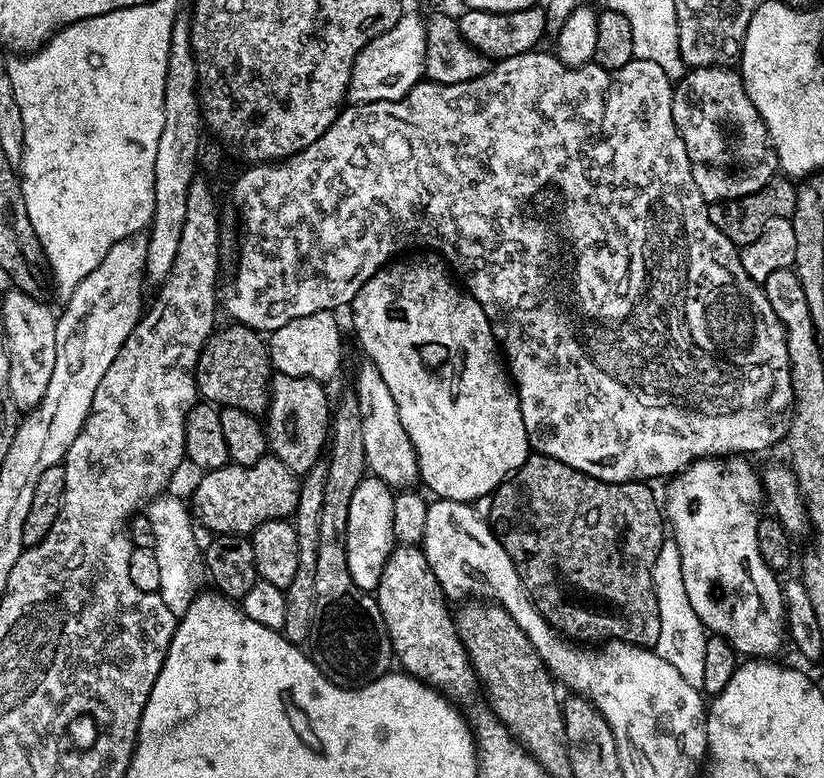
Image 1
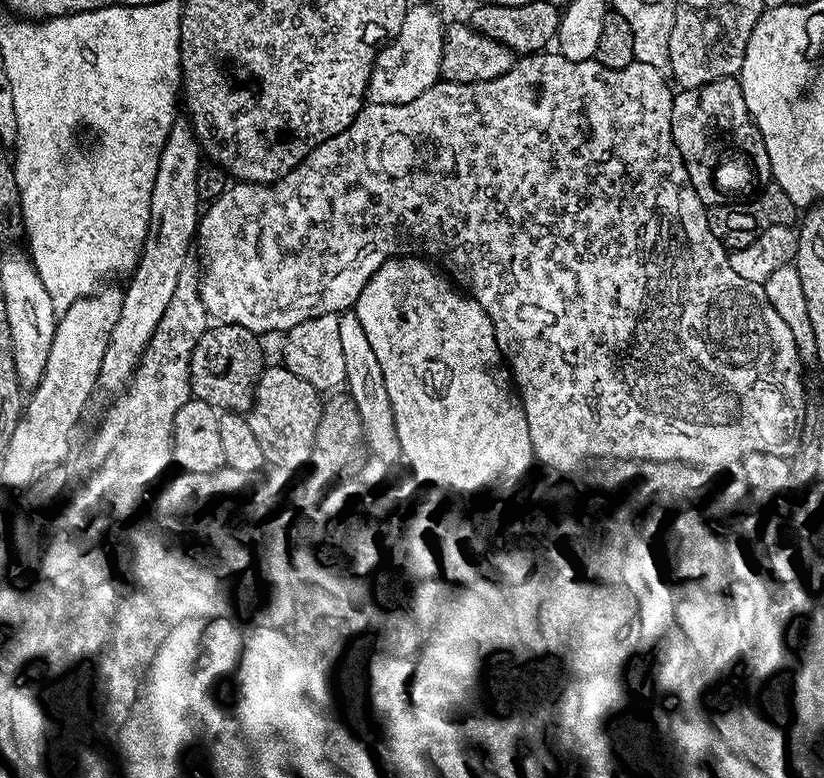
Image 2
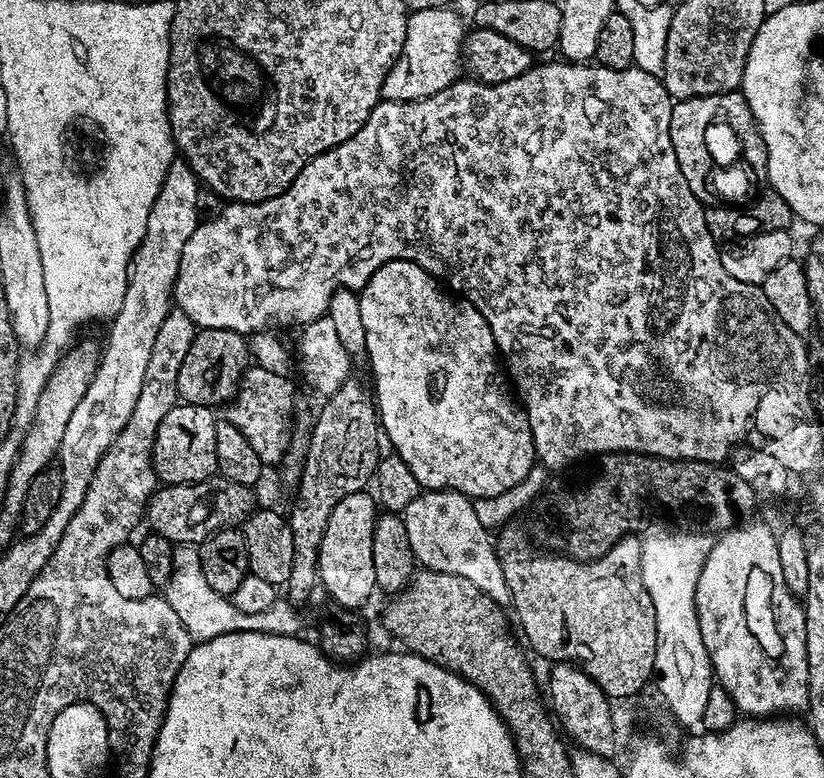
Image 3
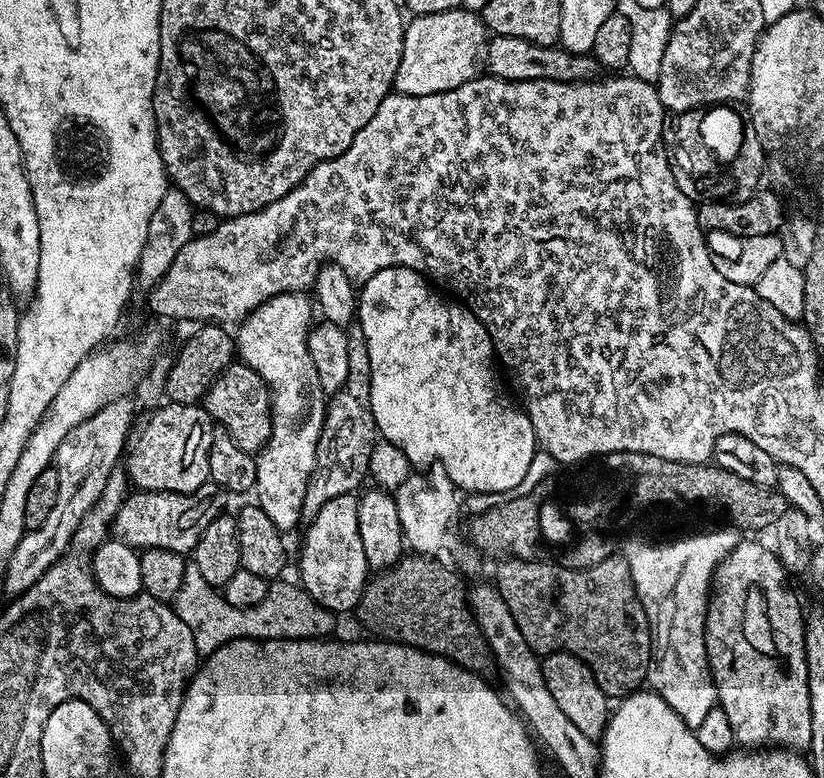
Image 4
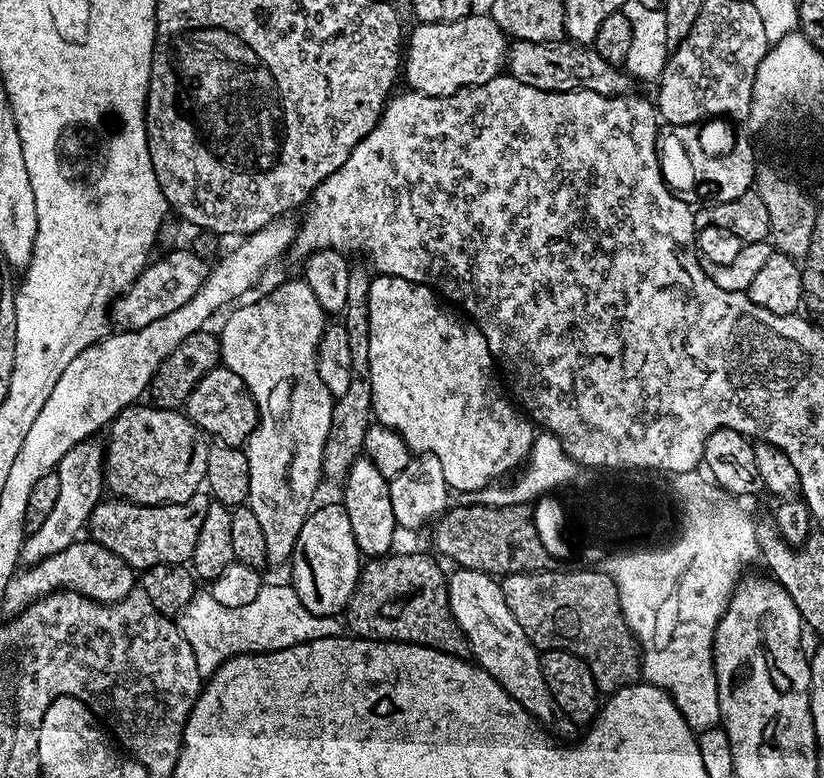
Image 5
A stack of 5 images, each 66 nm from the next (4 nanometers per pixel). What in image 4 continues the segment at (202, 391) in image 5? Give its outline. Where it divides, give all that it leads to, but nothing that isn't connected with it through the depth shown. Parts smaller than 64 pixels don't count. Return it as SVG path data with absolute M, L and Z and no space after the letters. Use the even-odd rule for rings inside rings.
M234 362L208 388L202 407L217 425L223 425L238 447L259 454L268 444L272 433L272 409L268 384L252 368Z

